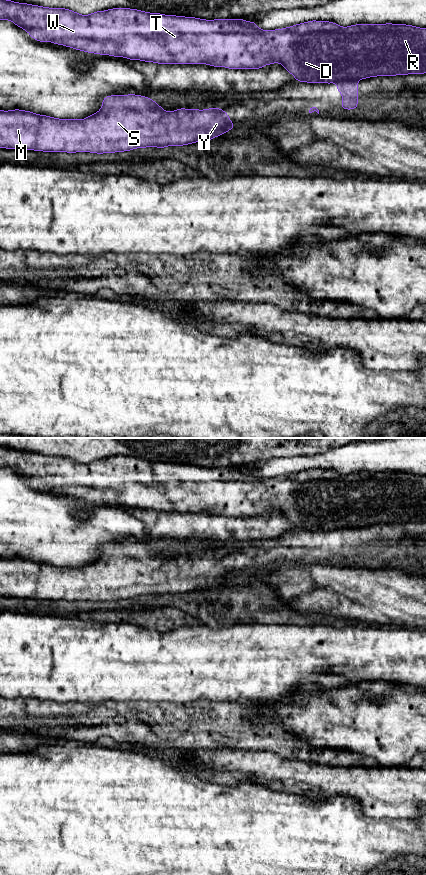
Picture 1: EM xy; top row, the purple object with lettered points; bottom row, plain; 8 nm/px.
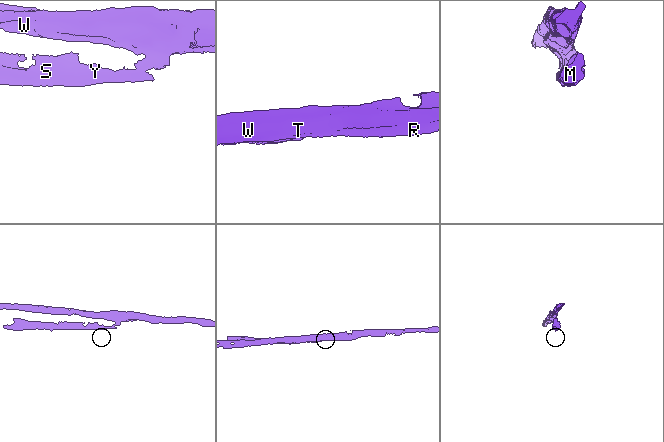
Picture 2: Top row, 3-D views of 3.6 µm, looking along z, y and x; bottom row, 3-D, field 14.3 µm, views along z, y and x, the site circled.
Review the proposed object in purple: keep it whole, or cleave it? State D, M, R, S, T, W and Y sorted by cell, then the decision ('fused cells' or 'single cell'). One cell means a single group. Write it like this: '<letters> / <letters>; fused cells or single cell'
D R T W / M S Y; fused cells

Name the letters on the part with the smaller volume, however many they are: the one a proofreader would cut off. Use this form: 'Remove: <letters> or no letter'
Remove: M, S, Y

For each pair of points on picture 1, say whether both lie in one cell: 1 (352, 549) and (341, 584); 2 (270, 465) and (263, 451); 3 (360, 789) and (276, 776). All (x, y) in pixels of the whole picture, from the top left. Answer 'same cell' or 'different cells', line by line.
1: different cells
2: different cells
3: same cell

